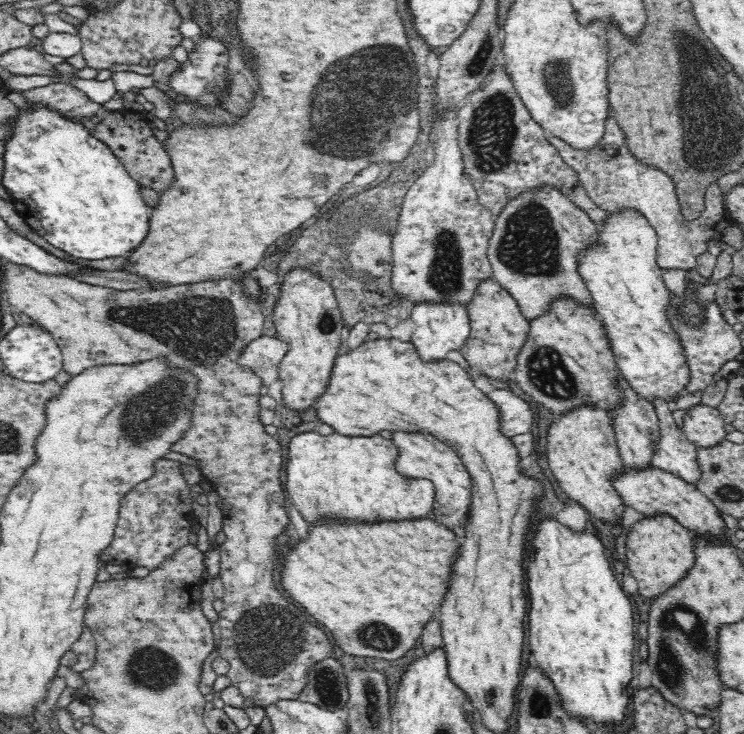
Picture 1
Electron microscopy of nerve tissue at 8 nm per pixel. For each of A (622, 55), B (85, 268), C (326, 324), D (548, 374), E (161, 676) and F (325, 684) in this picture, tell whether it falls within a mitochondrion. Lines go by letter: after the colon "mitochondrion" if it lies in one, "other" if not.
A: other
B: other
C: mitochondrion
D: mitochondrion
E: mitochondrion
F: mitochondrion

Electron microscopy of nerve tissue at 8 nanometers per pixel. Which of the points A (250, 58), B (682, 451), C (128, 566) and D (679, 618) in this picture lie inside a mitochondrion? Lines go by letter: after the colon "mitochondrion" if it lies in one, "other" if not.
A: other
B: other
C: other
D: mitochondrion

